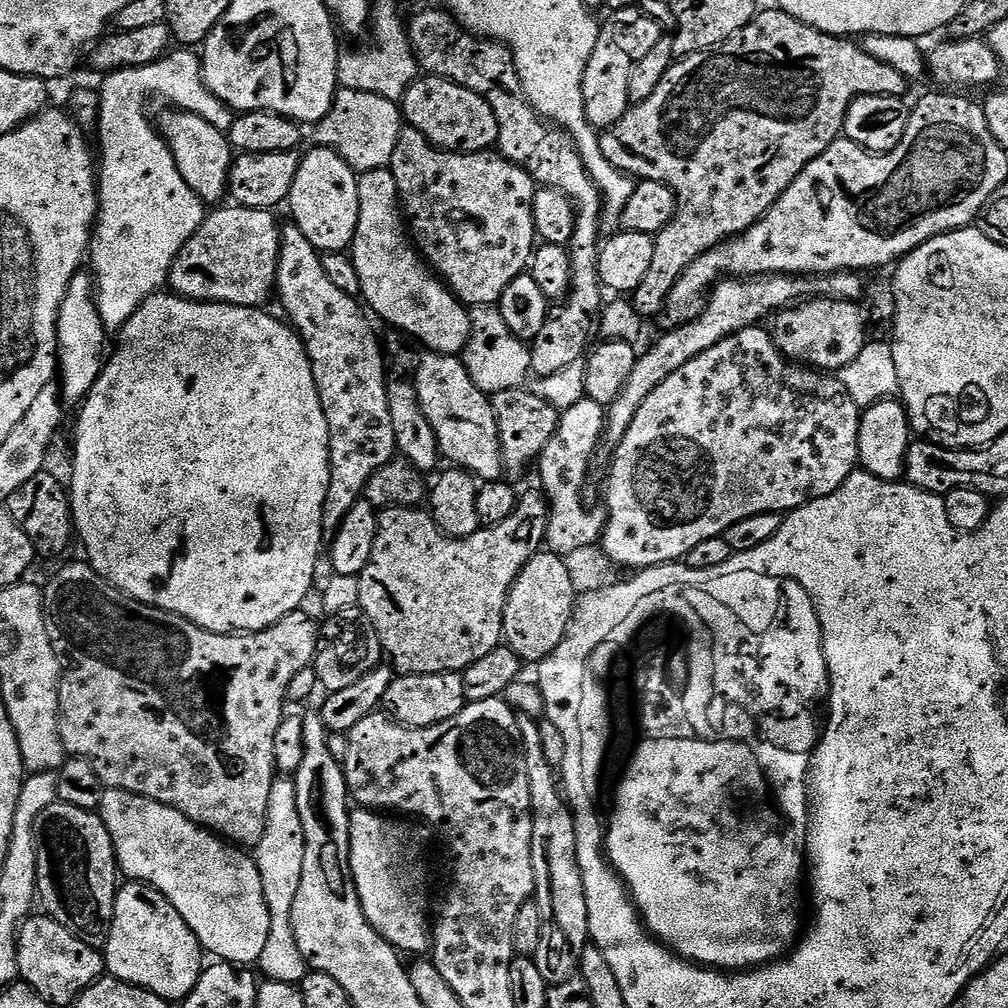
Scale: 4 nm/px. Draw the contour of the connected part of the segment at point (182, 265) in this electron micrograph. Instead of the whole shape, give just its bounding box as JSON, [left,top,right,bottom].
[168,206,281,309]

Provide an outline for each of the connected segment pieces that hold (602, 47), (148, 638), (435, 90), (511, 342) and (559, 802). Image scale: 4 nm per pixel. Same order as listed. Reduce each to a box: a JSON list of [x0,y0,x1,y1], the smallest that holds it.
[[582,7,662,130],[42,560,317,850],[402,74,500,152],[462,304,532,388],[520,718,590,986]]

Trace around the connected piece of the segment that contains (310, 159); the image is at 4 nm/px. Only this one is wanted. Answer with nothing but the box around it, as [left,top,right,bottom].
[286,146,360,254]

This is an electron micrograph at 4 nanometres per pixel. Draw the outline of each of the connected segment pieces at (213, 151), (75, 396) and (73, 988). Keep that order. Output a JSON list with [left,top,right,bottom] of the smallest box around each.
[[158,110,234,201],[56,270,104,405],[16,914,105,1006]]

